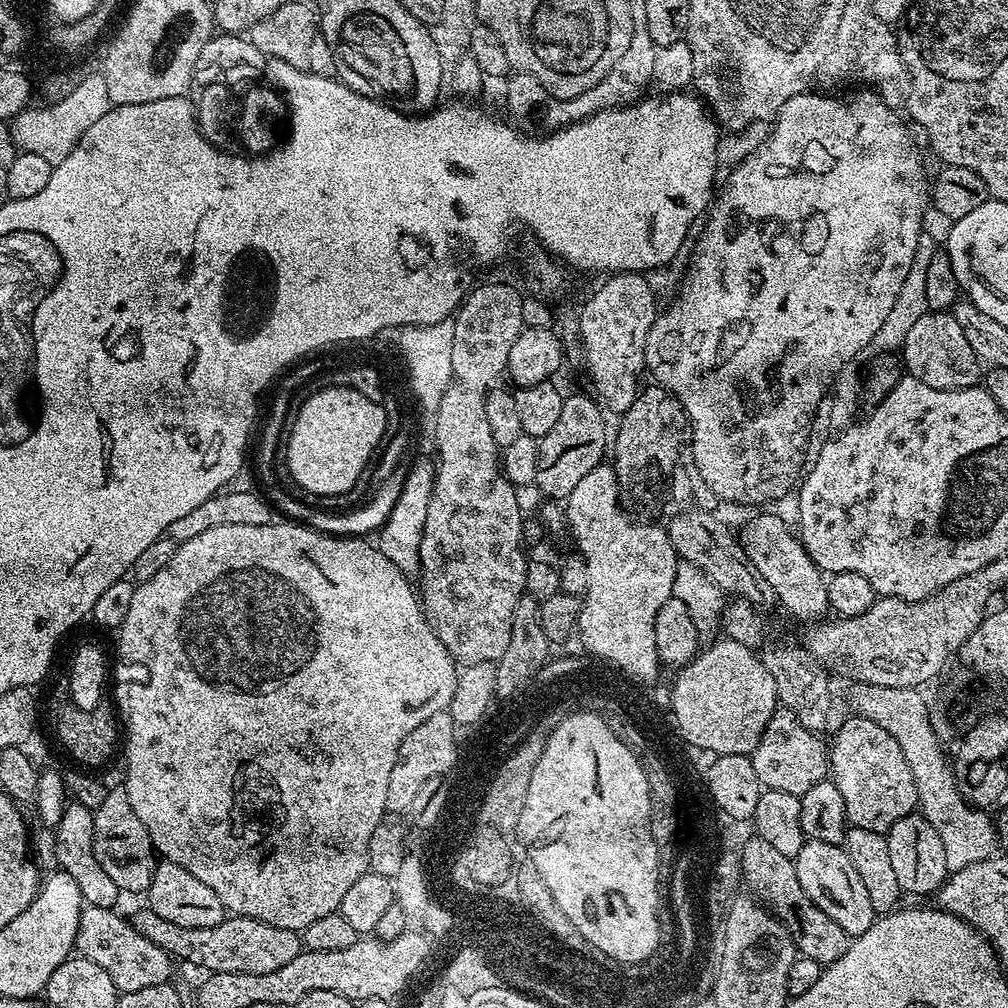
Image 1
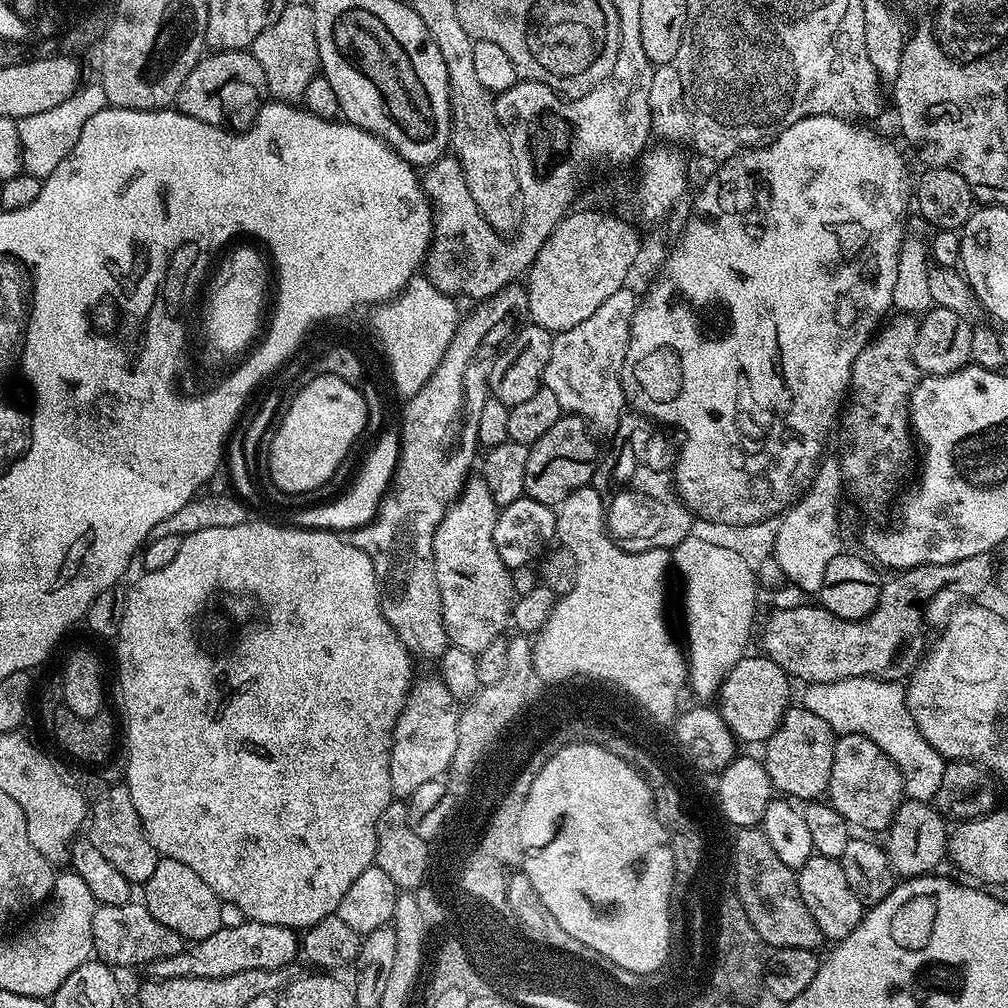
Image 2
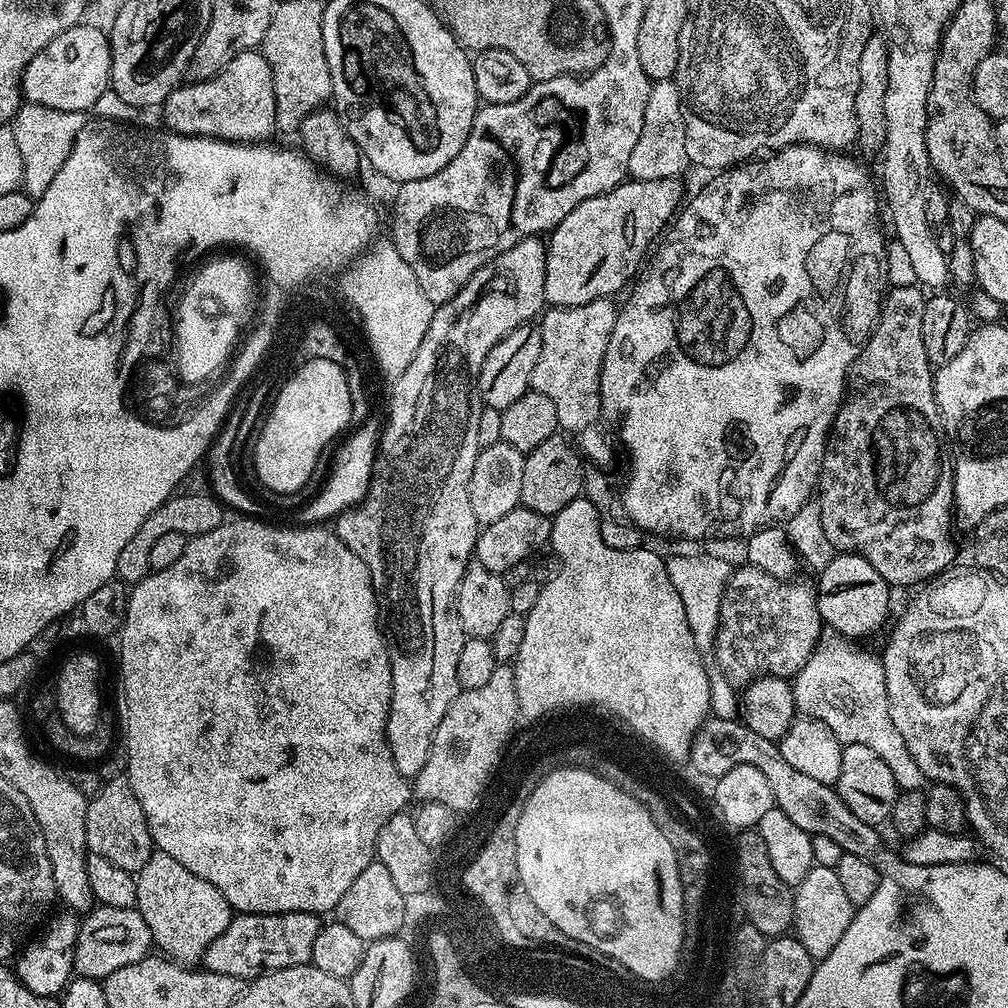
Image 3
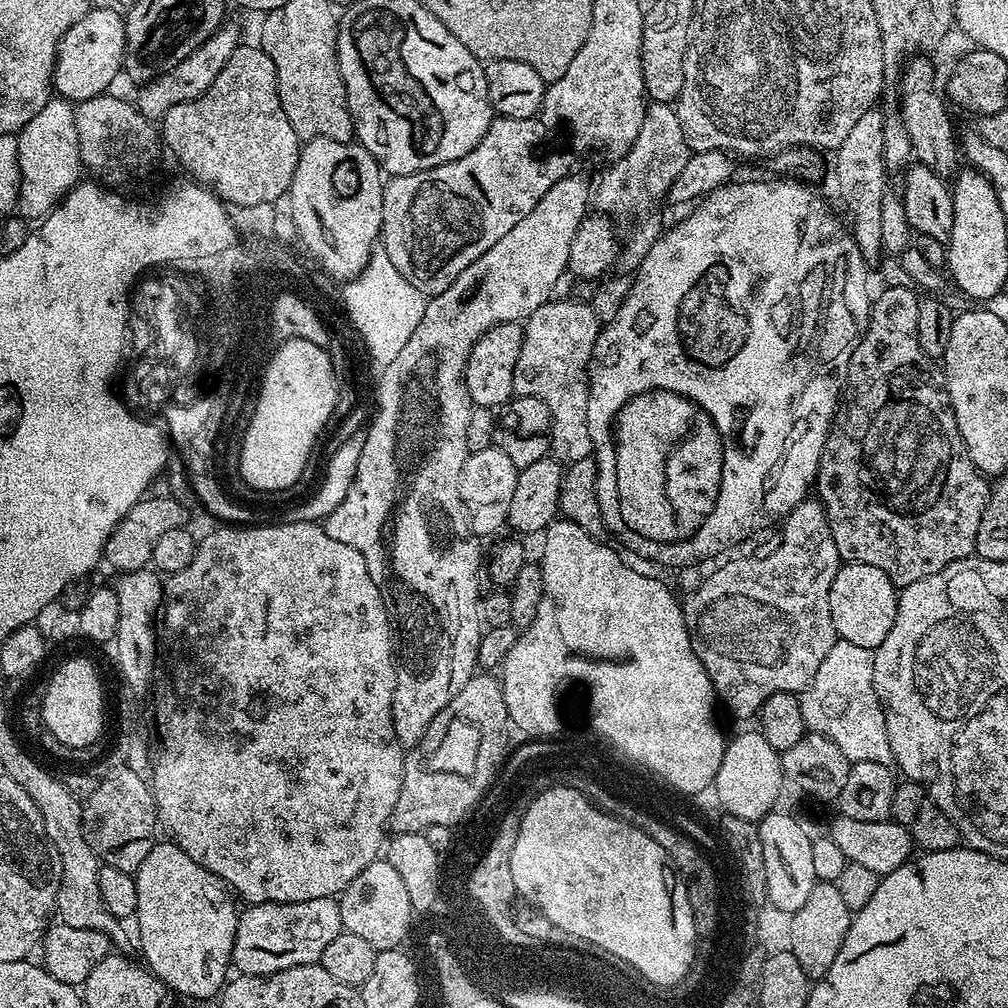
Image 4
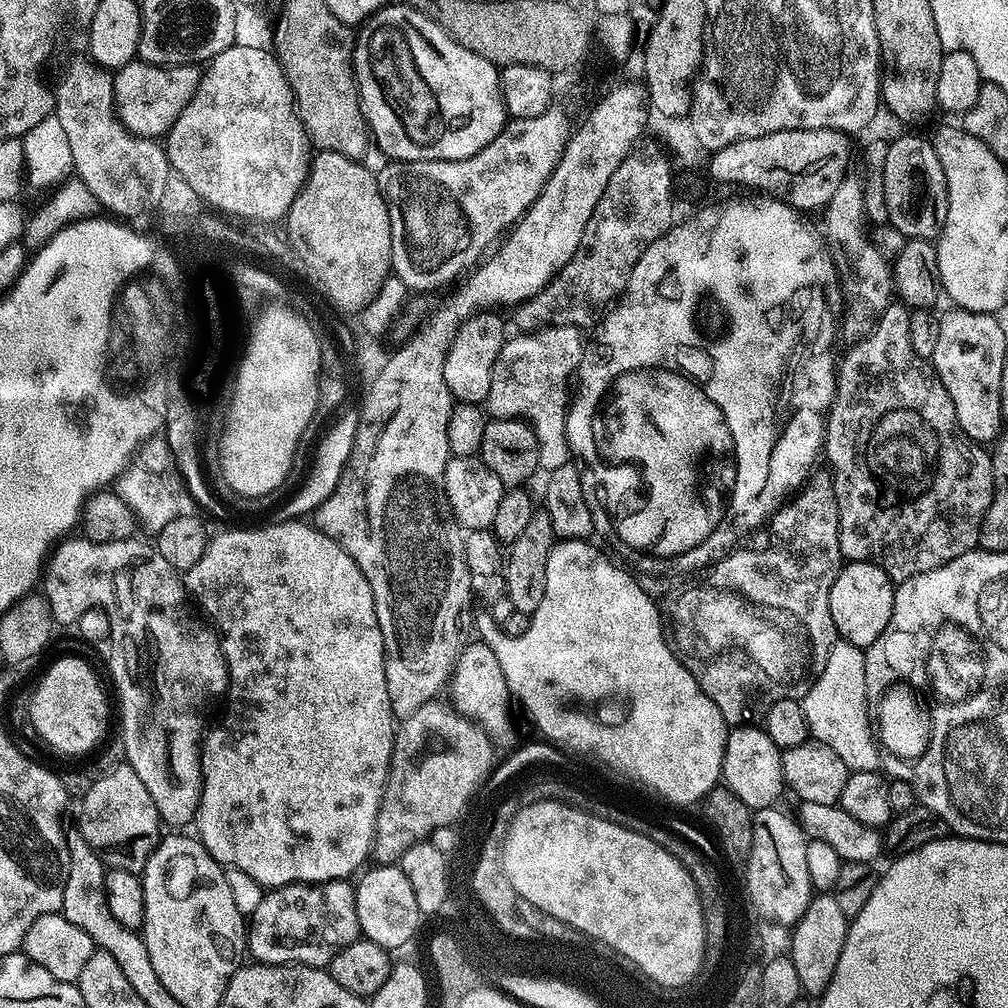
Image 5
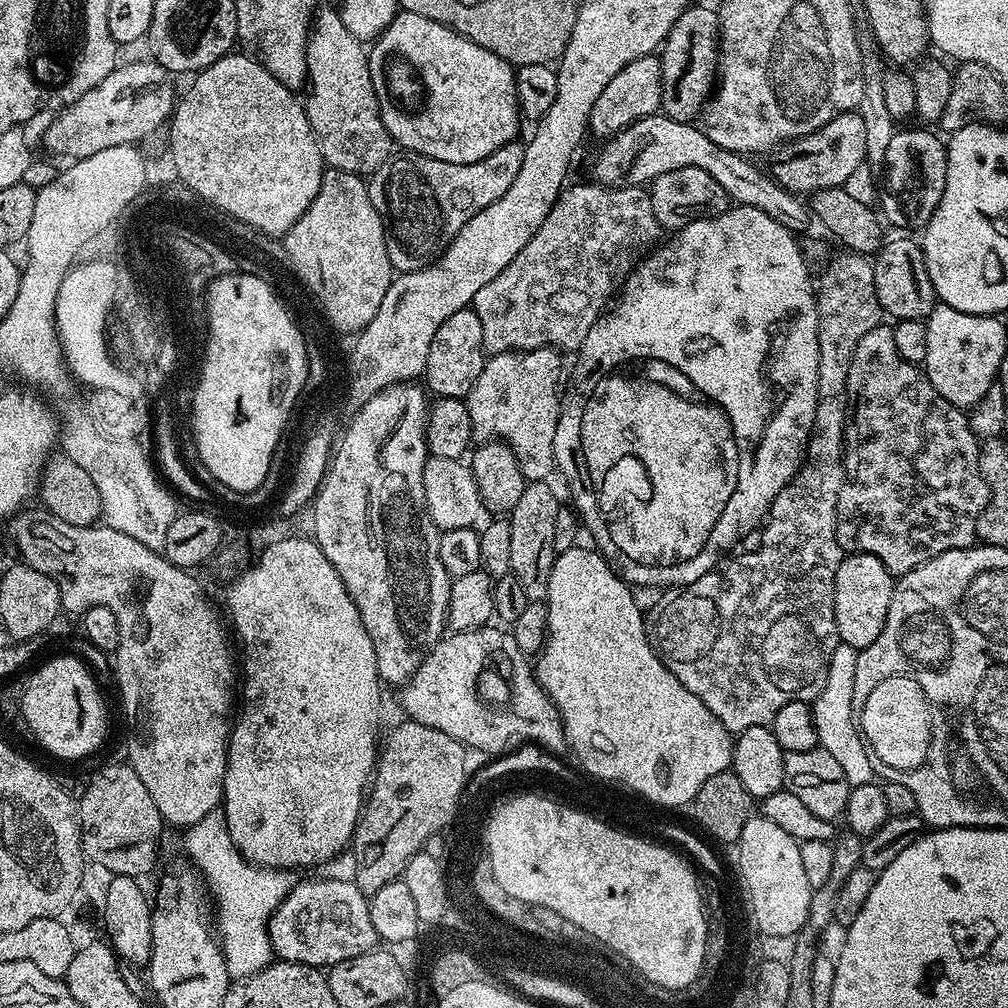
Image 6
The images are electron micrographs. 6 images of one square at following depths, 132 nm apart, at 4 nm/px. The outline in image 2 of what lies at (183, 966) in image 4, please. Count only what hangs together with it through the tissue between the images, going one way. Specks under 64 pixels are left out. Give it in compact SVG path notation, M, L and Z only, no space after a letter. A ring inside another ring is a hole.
M157 859L154 874L150 874L150 878L142 885L142 892L142 902L148 907L150 914L154 914L154 918L158 918L162 926L184 937L185 941L210 938L210 934L214 934L222 926L222 901L214 894L214 890L210 890L210 886L206 886L206 882L202 882L202 878L198 878L198 874L194 874L194 870L190 870L190 866L182 862Z

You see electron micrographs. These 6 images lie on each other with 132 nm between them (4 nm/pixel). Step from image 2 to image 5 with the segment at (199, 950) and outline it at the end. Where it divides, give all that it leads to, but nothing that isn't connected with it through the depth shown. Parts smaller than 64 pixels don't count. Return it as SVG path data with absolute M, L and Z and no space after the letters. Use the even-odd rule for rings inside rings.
M327 880L325 884L287 884L284 888L274 888L263 893L264 897L261 898L260 901L256 904L256 909L253 910L252 916L250 912L250 919L246 924L246 948L247 951L252 951L251 959L253 961L262 963L262 964L305 964L306 966L310 966L311 968L324 968L325 966L331 965L332 960L335 956L338 955L339 952L346 946L350 946L354 941L361 939L362 933L360 931L360 923L358 922L358 910L356 909L356 890L355 887L348 880Z

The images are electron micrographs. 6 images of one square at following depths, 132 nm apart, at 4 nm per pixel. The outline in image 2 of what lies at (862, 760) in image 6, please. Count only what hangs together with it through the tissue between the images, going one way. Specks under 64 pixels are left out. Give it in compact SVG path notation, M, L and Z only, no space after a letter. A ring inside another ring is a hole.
M863 676L862 678L846 678L838 682L809 684L803 690L805 691L804 700L802 700L803 707L818 714L818 718L822 718L822 722L826 722L826 726L830 726L833 732L840 736L858 734L862 738L870 738L870 742L874 742L874 746L878 746L878 750L882 750L882 754L886 754L886 758L890 758L890 762L898 766L907 799L935 801L938 785L942 783L942 770L946 761L942 754L938 754L938 750L934 750L934 746L930 746L930 742L926 742L926 738L922 738L914 718L910 718L906 688L903 683Z

